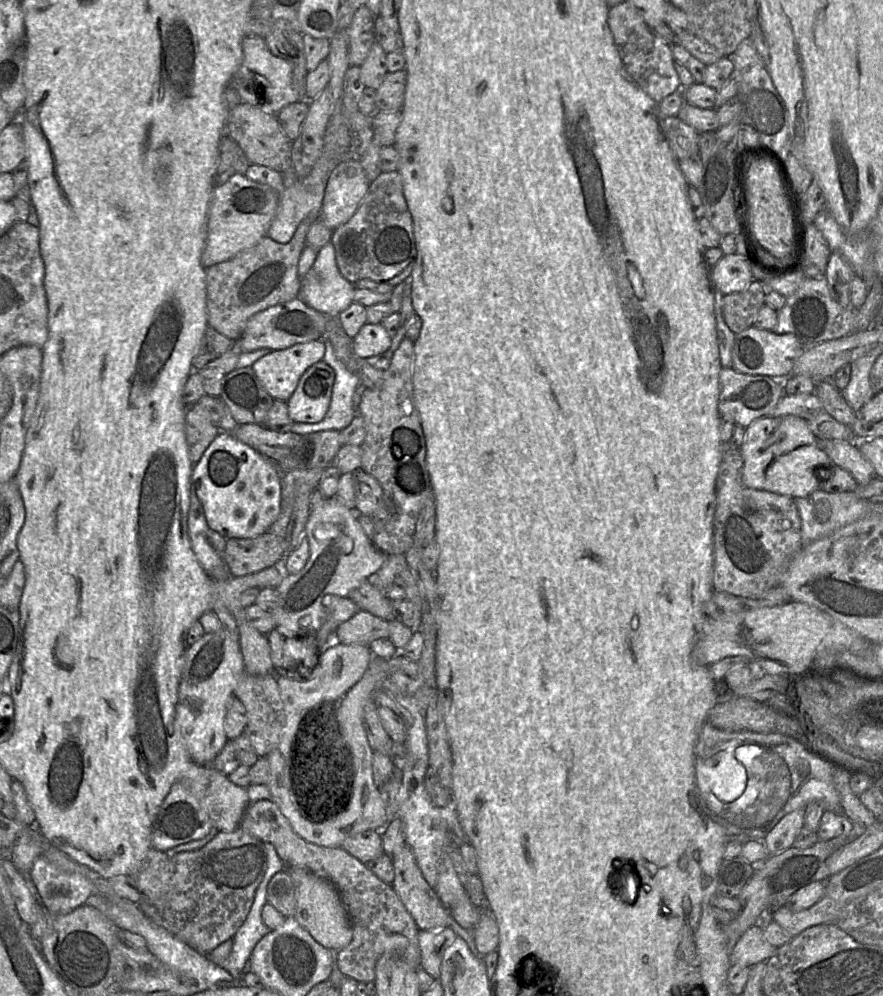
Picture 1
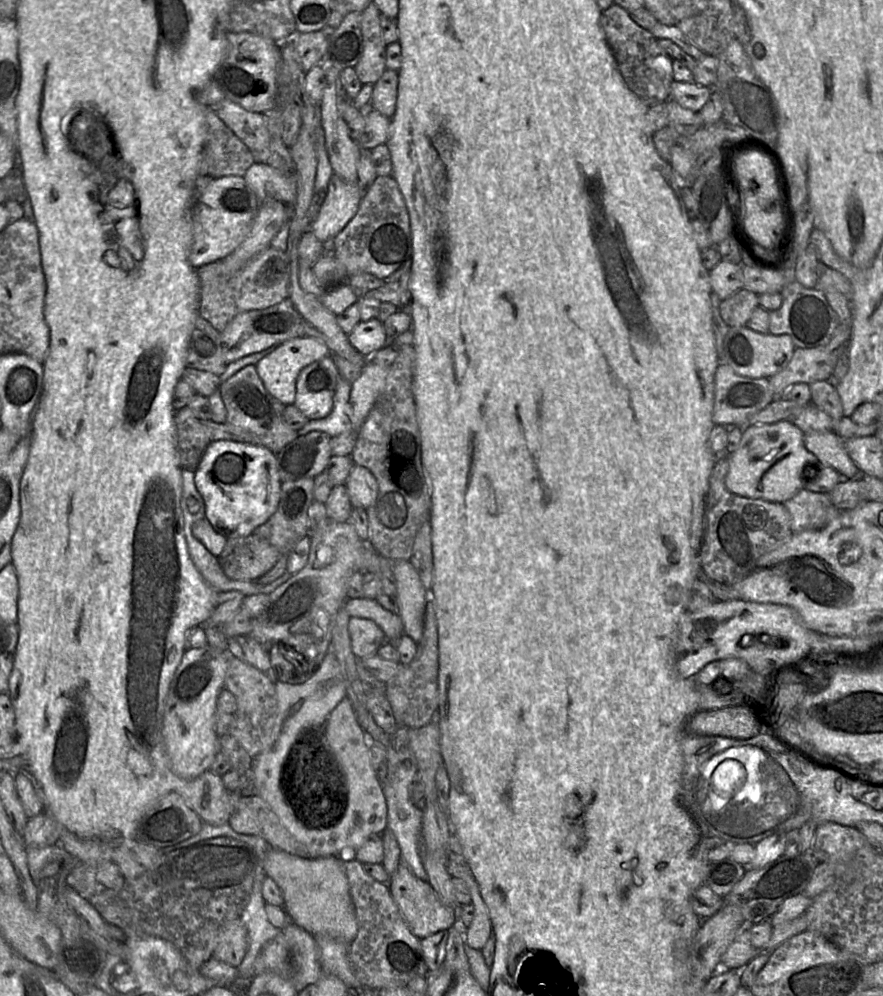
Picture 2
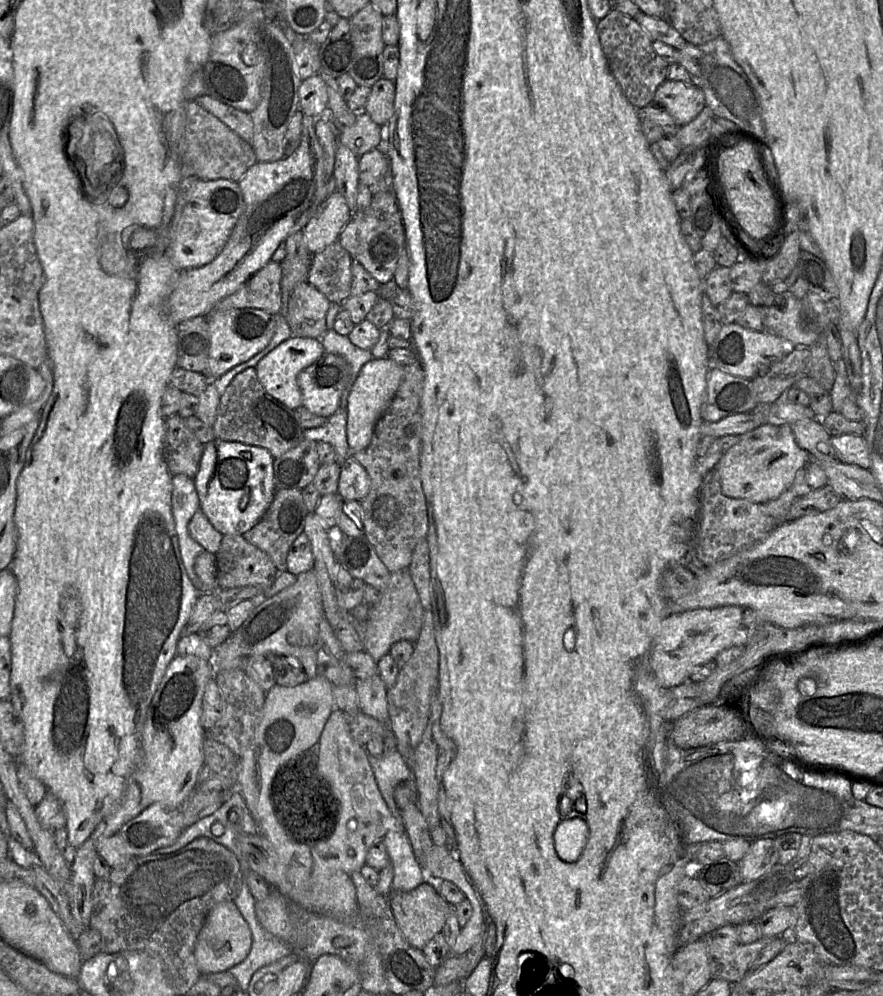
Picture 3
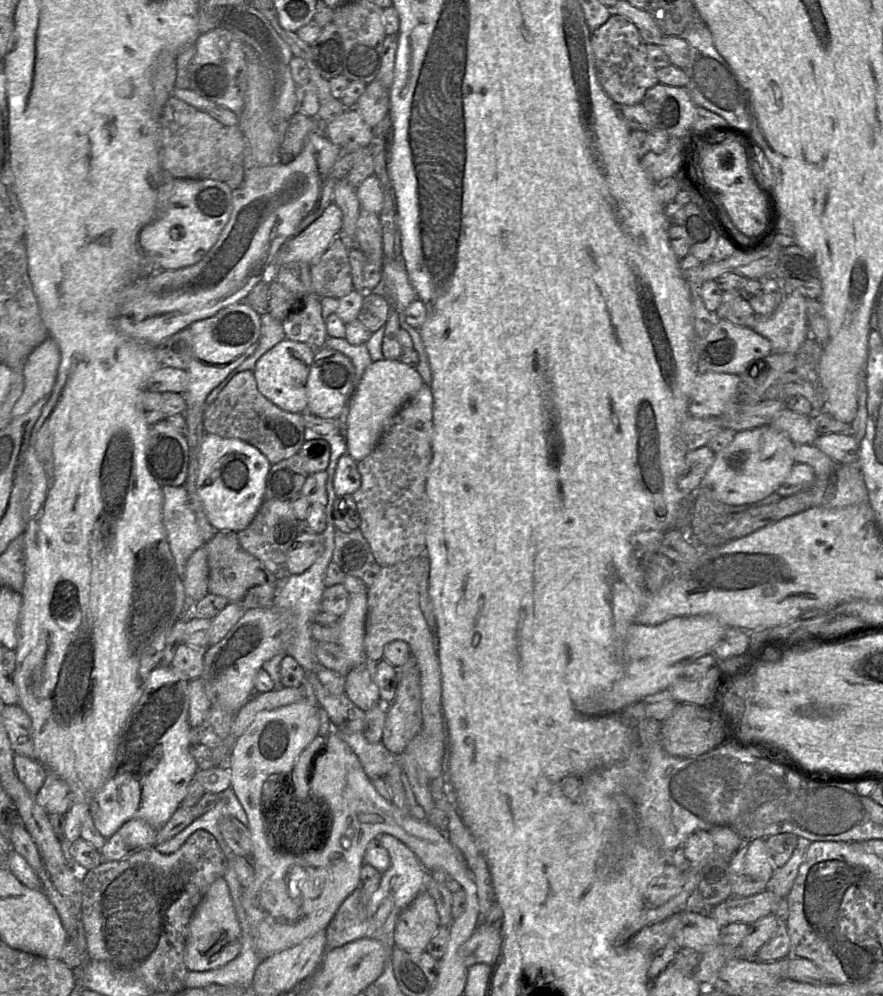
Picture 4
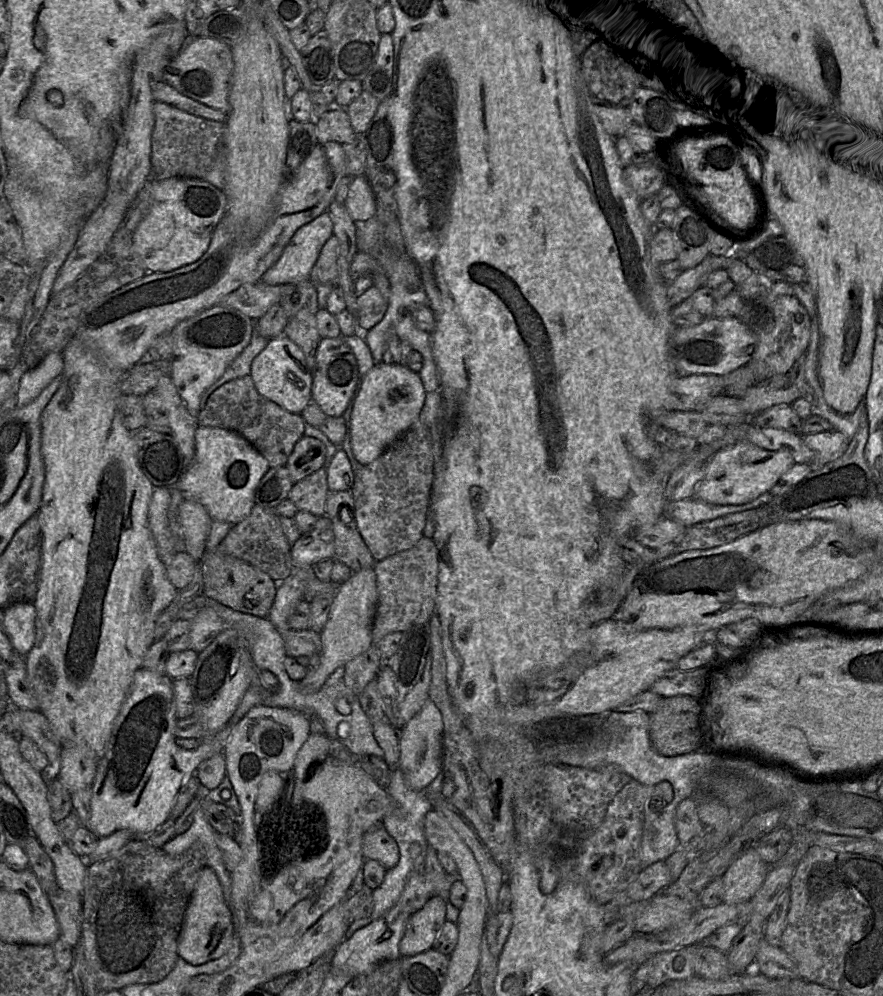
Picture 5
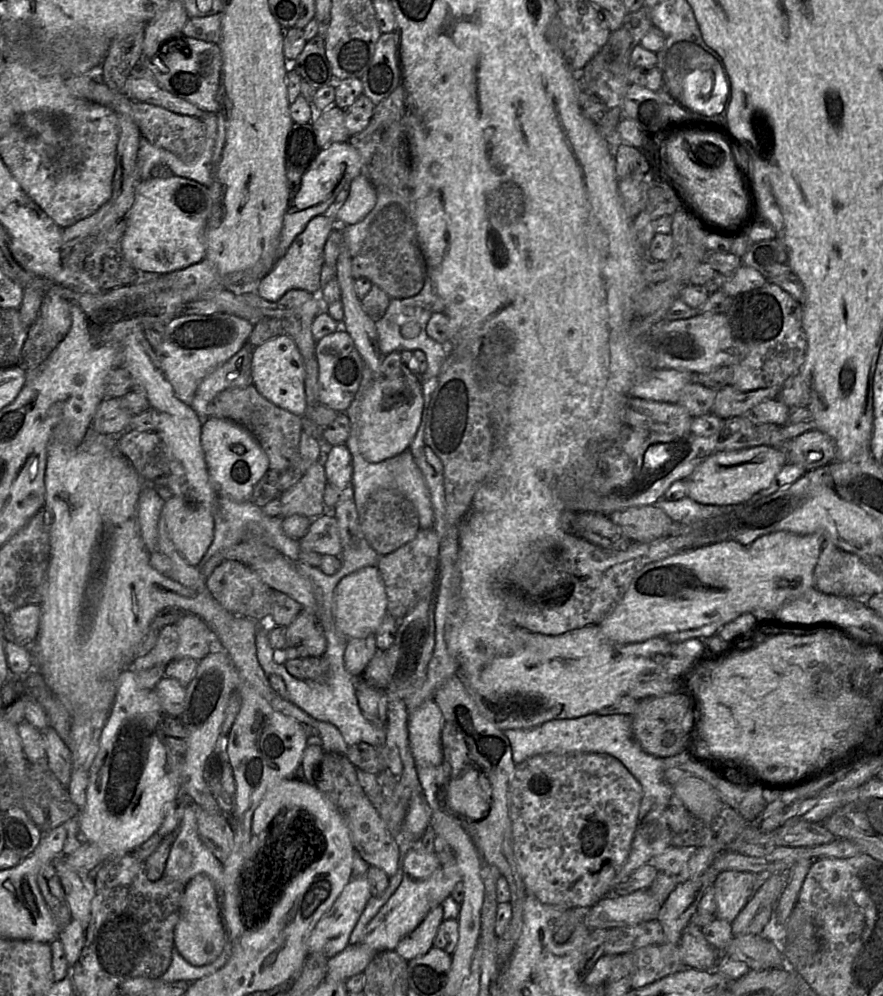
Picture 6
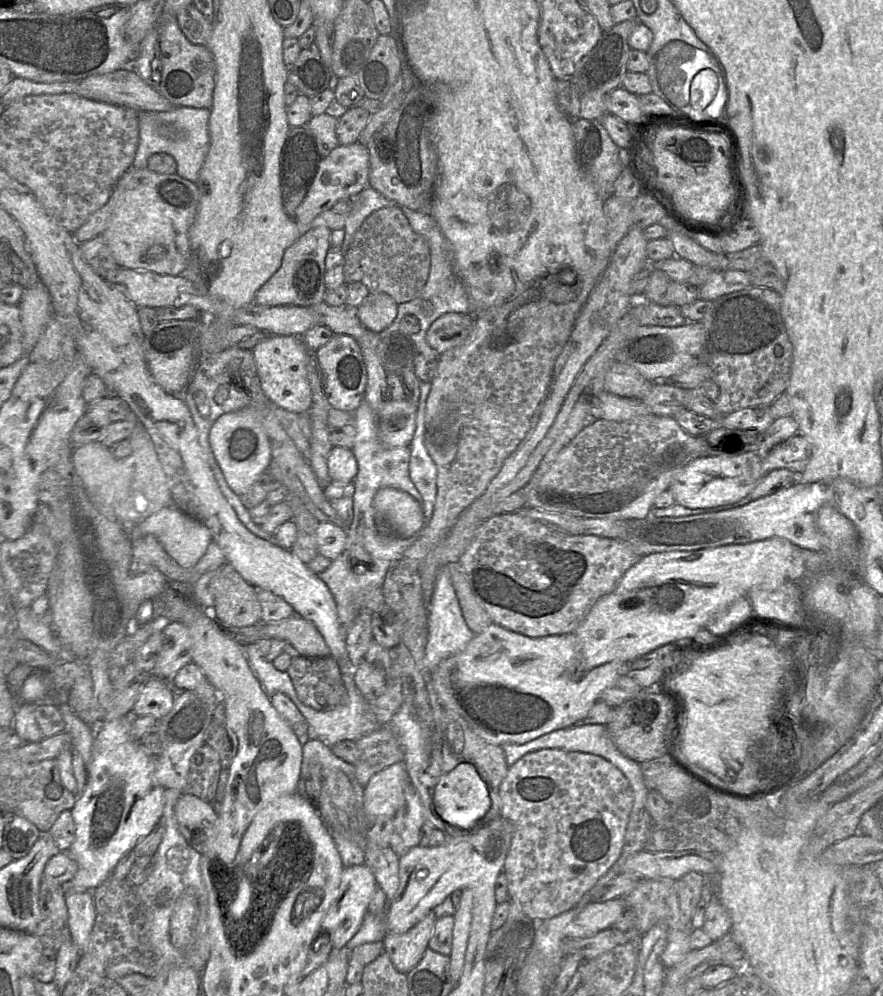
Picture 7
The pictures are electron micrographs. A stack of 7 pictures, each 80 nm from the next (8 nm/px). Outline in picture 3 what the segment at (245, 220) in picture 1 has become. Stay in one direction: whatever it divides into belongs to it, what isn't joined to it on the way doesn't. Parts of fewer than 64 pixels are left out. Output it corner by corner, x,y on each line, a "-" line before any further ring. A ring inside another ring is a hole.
184,176
168,233
164,236
165,252
177,270
193,269
211,262
223,249
238,219
244,211
244,199
238,182
227,179
201,180

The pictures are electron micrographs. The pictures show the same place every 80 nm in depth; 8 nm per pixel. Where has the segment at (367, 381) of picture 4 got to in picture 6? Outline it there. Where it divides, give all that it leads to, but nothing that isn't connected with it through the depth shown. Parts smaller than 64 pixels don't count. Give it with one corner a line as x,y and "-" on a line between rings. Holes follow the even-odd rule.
376,375
360,404
358,446
363,458
379,463
409,449
417,432
423,409
422,385
402,377
389,379

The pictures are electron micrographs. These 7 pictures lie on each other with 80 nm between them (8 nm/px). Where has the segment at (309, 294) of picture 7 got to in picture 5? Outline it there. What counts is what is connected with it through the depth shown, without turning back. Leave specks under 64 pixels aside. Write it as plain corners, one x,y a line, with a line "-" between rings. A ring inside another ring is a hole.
326,211
295,232
279,260
266,271
261,281
275,286
310,279
320,252
332,235
333,223

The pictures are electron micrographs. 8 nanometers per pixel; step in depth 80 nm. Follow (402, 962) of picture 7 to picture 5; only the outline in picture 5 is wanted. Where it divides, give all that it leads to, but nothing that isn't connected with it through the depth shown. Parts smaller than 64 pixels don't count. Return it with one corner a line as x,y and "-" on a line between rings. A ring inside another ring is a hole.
441,896
429,899
410,917
399,944
400,955
414,956
432,949
446,920
445,900

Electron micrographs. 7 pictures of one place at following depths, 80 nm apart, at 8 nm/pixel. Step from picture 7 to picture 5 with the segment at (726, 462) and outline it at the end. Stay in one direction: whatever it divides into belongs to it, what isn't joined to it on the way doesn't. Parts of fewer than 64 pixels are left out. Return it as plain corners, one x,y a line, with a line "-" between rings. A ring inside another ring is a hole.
739,442
716,452
708,461
702,480
694,487
694,496
715,505
741,505
768,492
793,465
788,450
767,450
749,442

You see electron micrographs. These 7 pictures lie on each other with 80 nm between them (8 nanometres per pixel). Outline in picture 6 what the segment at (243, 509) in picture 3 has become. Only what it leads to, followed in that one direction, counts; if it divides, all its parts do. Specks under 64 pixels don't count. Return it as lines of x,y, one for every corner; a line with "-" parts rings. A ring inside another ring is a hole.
208,418
201,426
201,446
218,498
229,497
237,502
248,502
255,485
269,469
268,456
254,437
230,420

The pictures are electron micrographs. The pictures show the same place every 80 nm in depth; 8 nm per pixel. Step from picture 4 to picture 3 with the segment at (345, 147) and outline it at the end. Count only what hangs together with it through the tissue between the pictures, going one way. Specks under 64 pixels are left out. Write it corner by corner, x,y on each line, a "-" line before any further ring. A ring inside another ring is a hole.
366,112
356,113
355,123
341,129
337,134
337,141
360,157
379,145
383,139
384,128
373,122

